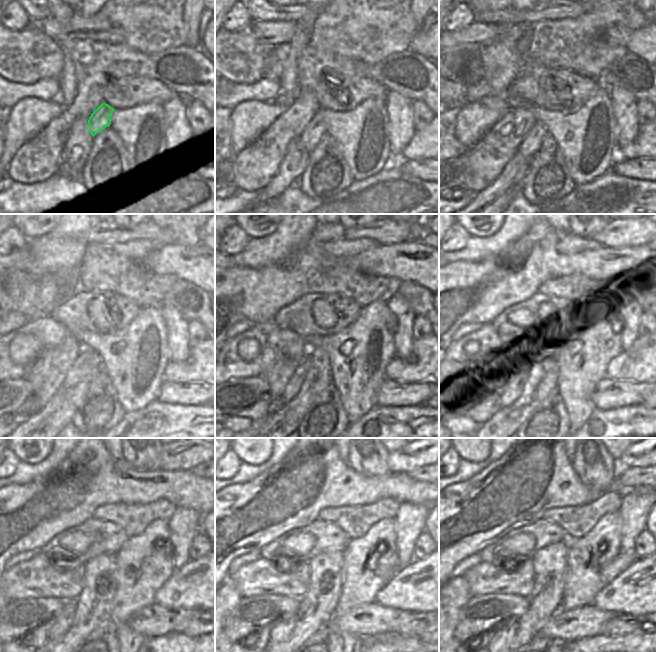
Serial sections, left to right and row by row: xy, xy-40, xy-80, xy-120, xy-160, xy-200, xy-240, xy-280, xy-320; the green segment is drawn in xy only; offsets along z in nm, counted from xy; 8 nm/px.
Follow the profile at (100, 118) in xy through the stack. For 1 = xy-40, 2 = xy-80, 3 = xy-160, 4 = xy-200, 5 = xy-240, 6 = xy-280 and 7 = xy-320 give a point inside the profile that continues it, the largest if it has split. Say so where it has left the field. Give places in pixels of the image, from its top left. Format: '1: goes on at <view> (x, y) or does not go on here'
1: goes on at xy-40 (312, 133)
2: goes on at xy-80 (531, 143)
3: goes on at xy-160 (292, 387)
4: goes on at xy-200 (510, 390)
5: goes on at xy-240 (60, 623)
6: goes on at xy-280 (284, 626)
7: goes on at xy-320 (502, 636)

